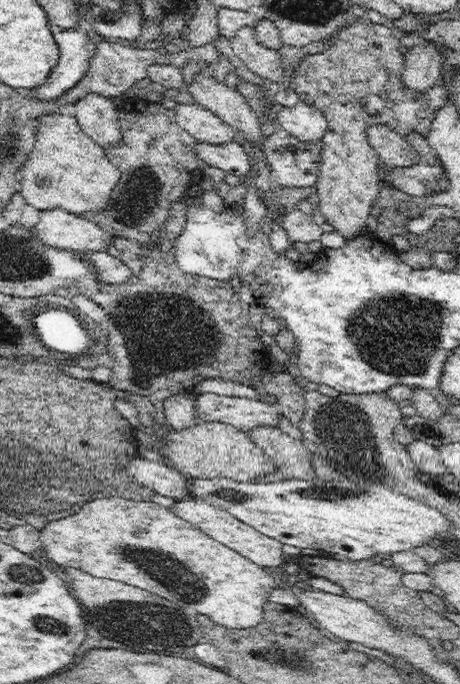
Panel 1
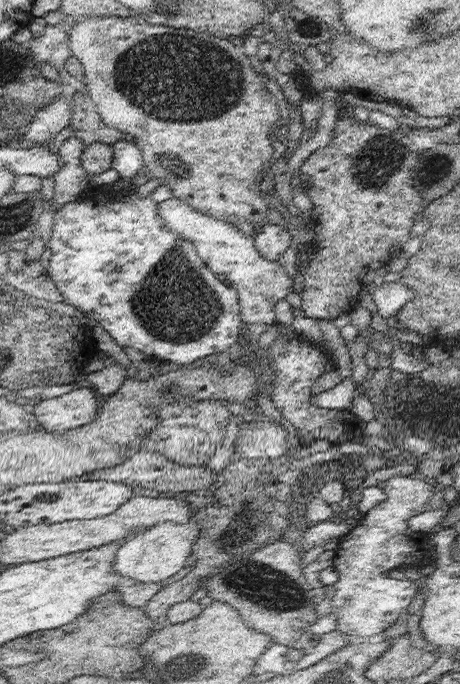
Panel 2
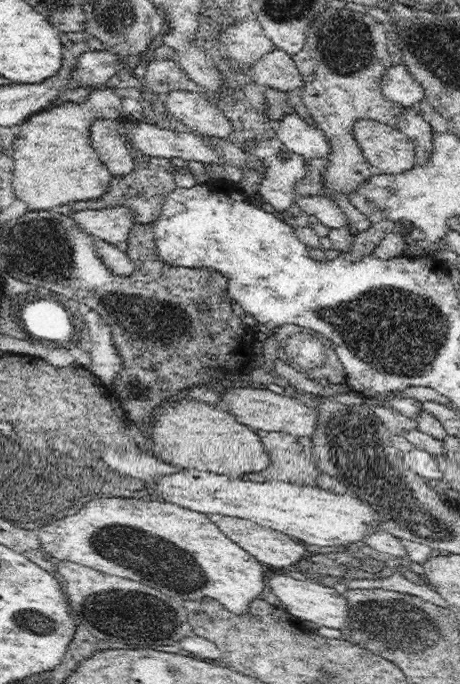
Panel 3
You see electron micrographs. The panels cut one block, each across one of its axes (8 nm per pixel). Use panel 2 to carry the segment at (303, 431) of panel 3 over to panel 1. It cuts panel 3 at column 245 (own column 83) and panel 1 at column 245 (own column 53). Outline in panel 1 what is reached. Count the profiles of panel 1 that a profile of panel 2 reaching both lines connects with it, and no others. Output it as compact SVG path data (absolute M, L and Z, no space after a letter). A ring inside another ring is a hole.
M202 394L196 398L198 422L226 422L234 424L244 432L252 432L258 426L276 428L280 416L284 416L276 406L264 400L250 400L240 396L222 394Z

